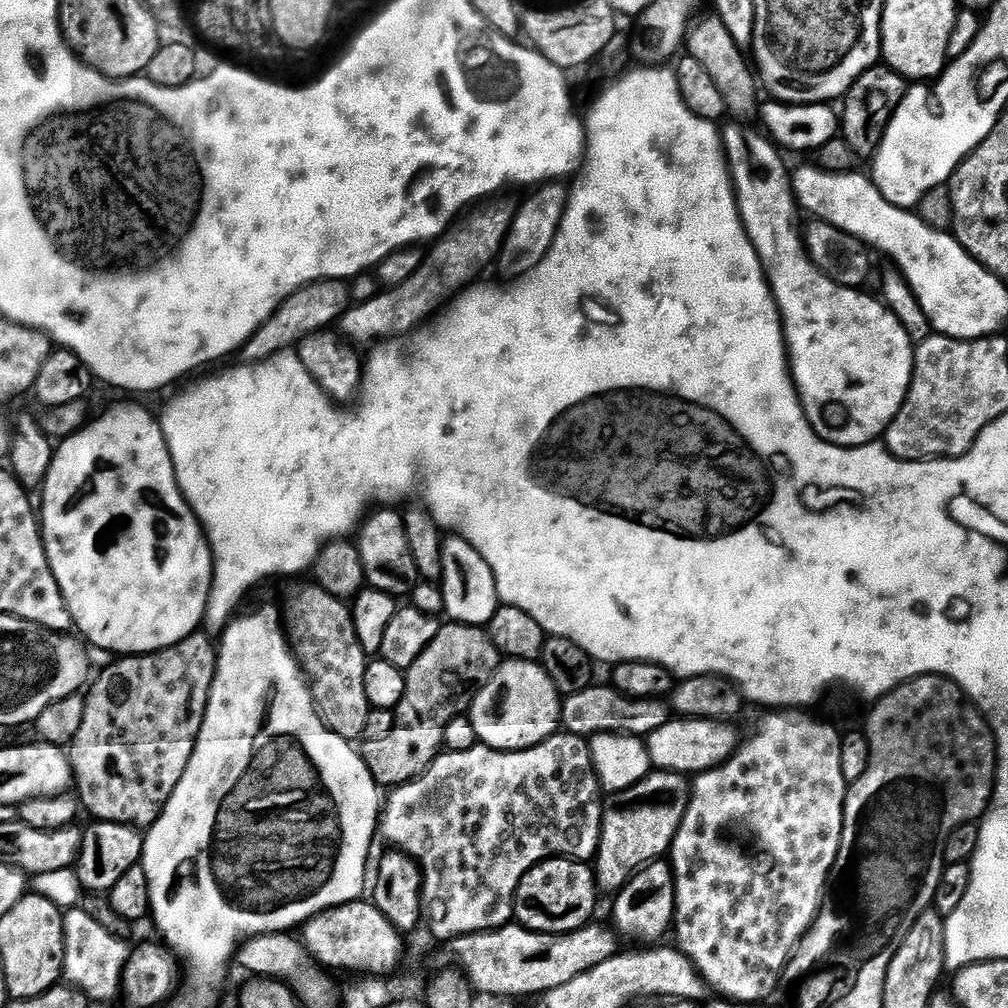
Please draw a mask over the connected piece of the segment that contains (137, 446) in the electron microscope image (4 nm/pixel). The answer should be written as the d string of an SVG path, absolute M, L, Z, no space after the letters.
M116 404L113 408L106 409L97 420L89 419L73 436L67 436L66 439L59 441L52 454L52 465L44 479L42 495L44 495L44 509L39 509L38 520L42 525L46 558L58 582L58 590L62 590L62 598L70 610L75 631L93 649L96 647L104 652L120 652L116 654L121 657L142 656L146 652L157 652L182 642L203 625L204 611L212 589L212 548L204 536L204 527L200 525L199 518L186 502L178 486L168 443L162 434L160 421L155 415L151 416L140 404Z

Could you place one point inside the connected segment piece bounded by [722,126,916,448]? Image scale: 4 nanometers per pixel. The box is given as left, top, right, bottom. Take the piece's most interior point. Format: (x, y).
(851, 358)

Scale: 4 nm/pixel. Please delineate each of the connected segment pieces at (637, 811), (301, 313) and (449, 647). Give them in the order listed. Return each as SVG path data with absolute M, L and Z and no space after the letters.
M653 770L641 782L636 783L634 787L627 788L626 791L613 793L605 801L600 847L594 857L596 882L603 891L605 888L609 894L619 892L637 868L643 868L651 860L661 859L671 849L672 839L675 838L688 810L691 789L691 783L683 773Z
M315 280L302 286L280 306L248 340L242 349L245 361L265 360L278 352L299 345L300 339L311 332L328 330L348 313L354 303L351 283L348 280Z
M441 623L434 642L406 669L406 694L394 709L396 721L385 736L363 741L362 755L377 785L388 790L421 776L444 748L444 735L454 718L471 709L474 698L500 669L502 657L487 631L474 624Z

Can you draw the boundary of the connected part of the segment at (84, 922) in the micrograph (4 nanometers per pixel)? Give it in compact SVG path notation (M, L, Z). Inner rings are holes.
M75 906L64 912L64 975L63 979L71 987L83 992L89 1001L108 1000L115 997L120 989L120 976L130 955L130 948L125 941L114 938L114 934L106 934L90 914L84 912L83 907Z

